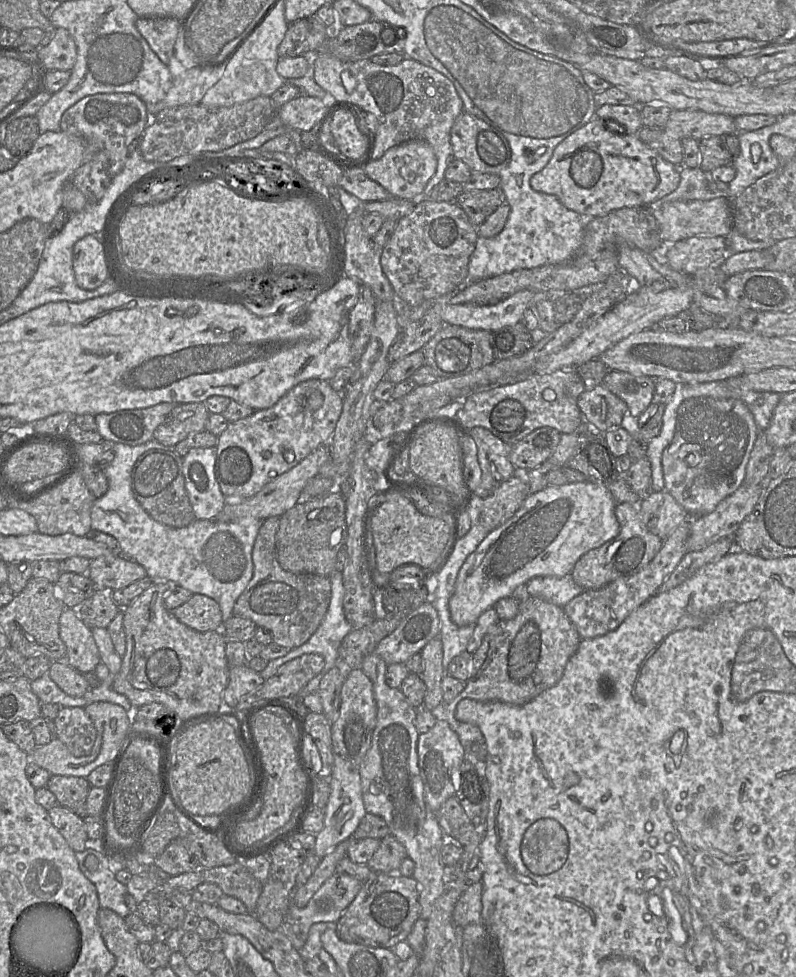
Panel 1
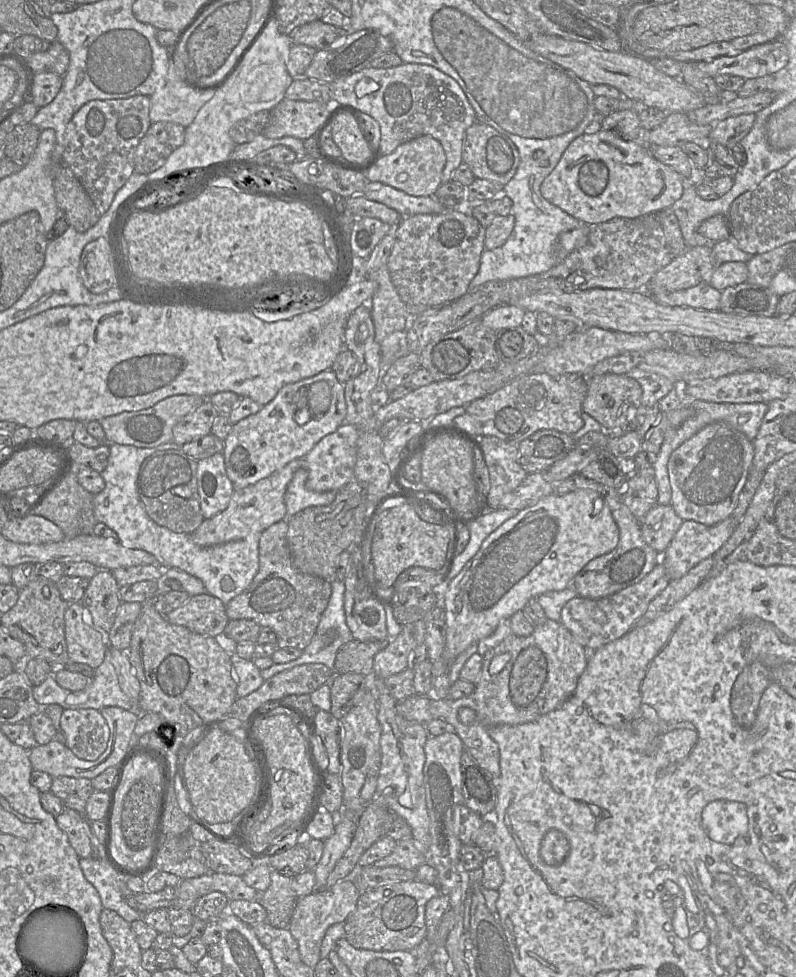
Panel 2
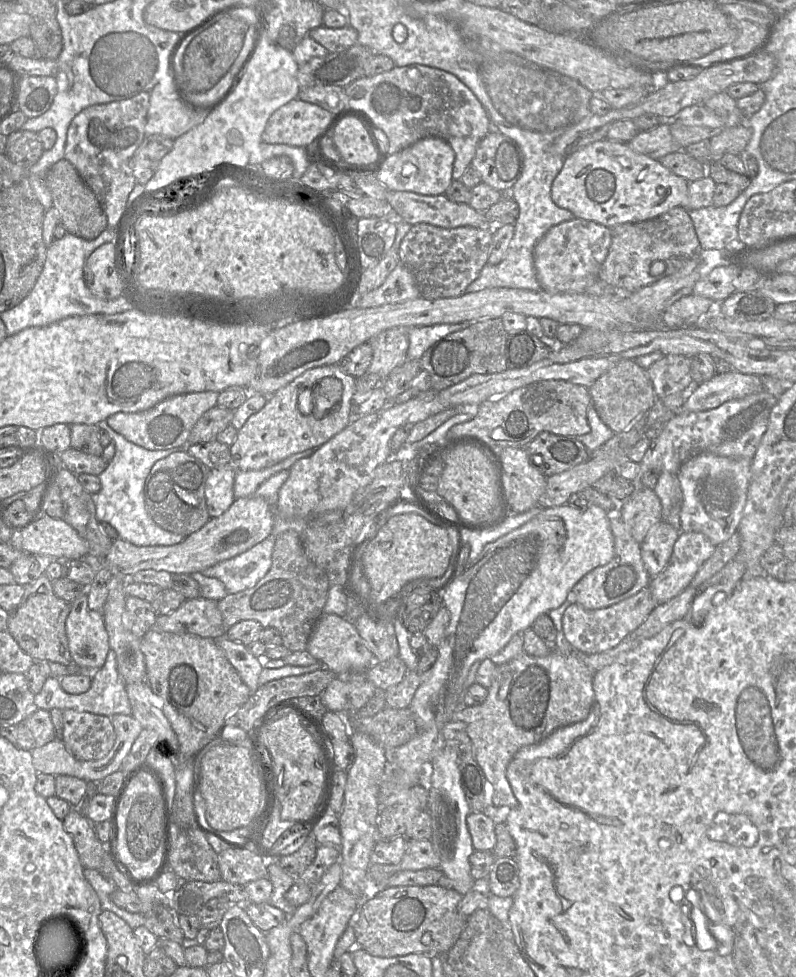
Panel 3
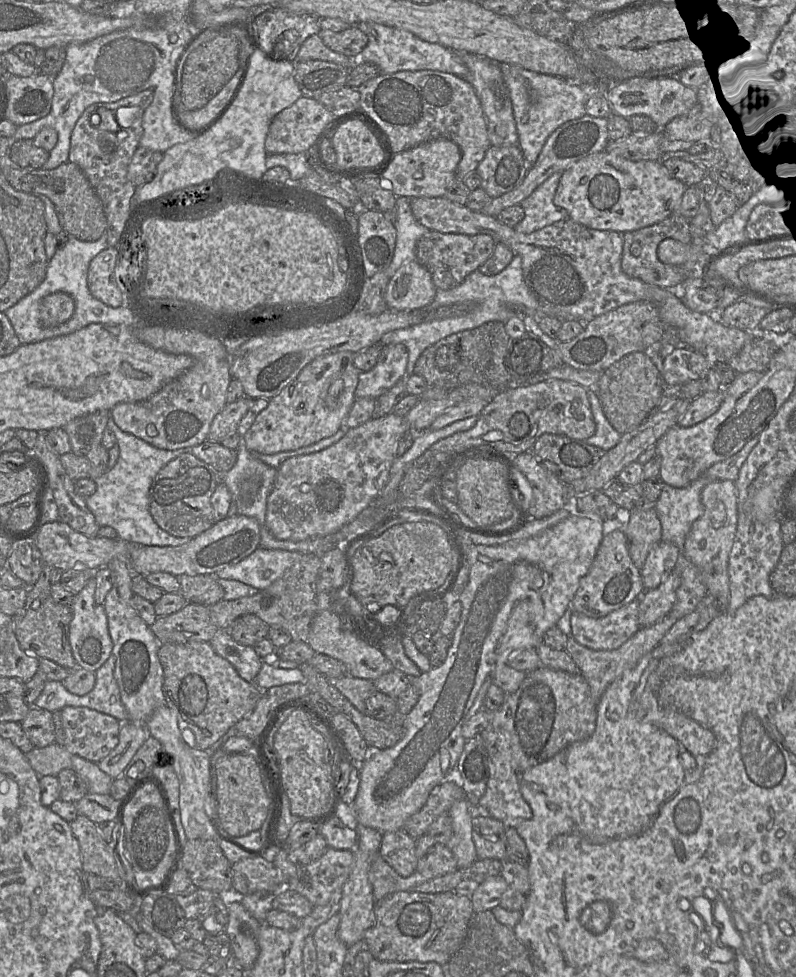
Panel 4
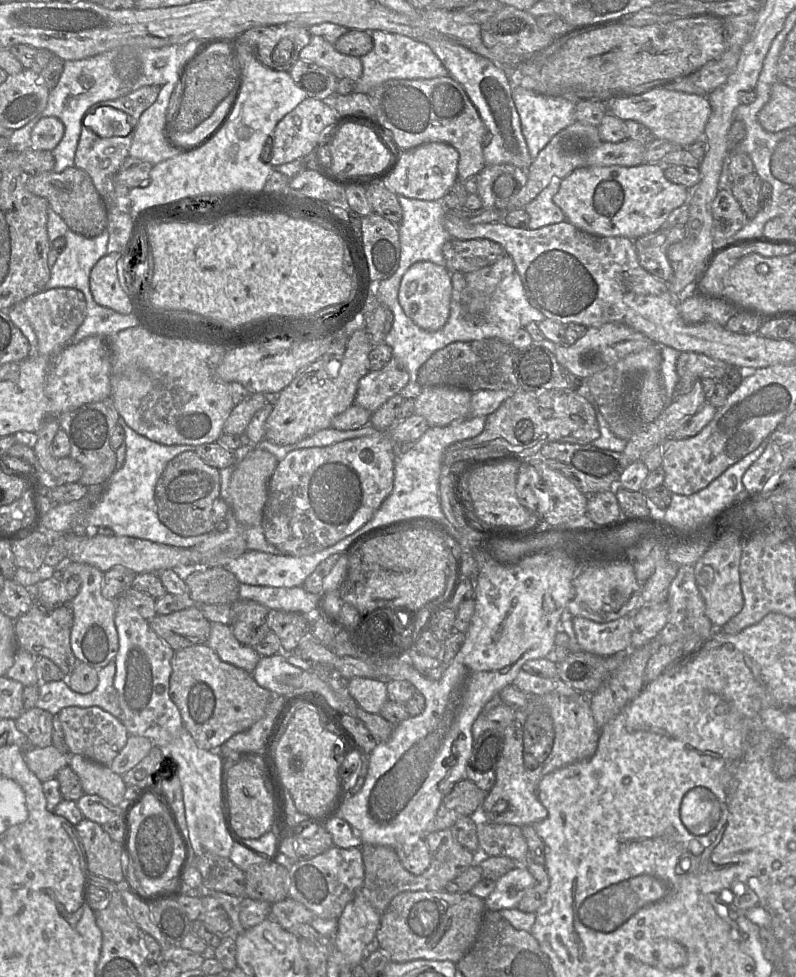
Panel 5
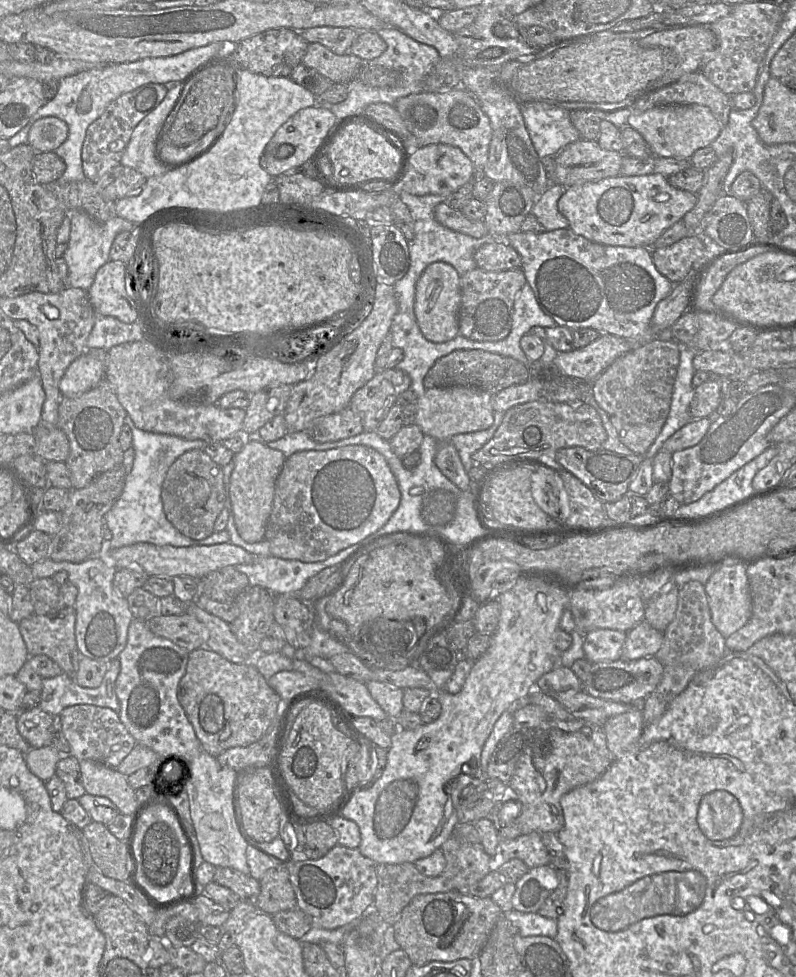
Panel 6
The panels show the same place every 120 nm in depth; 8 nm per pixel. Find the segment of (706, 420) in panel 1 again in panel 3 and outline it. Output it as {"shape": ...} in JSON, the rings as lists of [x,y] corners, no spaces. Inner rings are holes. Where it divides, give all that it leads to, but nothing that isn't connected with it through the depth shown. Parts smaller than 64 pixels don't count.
{"shape":[[[704,452],[681,466],[677,473],[682,489],[681,532],[702,533],[717,547],[737,531],[747,501],[751,460]]]}

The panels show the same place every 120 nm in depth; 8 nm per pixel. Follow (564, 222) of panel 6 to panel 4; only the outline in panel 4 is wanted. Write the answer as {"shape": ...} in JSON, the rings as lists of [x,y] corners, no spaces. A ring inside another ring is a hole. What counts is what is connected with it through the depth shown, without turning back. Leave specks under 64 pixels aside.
{"shape":[[[562,173],[551,175],[529,197],[520,203],[525,216],[514,227],[517,232],[529,234],[569,218],[568,212],[563,208],[557,207],[553,202],[561,175]]]}

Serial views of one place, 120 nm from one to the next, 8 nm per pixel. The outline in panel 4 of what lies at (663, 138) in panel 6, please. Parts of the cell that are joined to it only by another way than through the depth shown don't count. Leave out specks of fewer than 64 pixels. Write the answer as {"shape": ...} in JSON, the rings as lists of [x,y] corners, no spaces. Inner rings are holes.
{"shape":[[[640,80],[610,88],[606,93],[611,114],[630,119],[635,115],[651,118],[663,129],[674,118],[688,113],[699,104],[699,93],[686,87],[679,80]]]}

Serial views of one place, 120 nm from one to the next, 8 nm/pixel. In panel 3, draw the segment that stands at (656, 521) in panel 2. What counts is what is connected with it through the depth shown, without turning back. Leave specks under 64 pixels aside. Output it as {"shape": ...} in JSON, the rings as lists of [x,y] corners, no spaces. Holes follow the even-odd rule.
{"shape":[[[664,519],[649,529],[641,544],[641,557],[651,577],[657,576],[668,564],[680,533],[680,528]]]}

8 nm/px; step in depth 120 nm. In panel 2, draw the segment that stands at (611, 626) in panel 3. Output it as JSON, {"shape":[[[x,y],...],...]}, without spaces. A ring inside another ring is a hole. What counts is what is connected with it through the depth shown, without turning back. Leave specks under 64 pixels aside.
{"shape":[[[660,560],[641,581],[610,596],[589,599],[576,597],[569,600],[561,611],[561,623],[584,646],[597,650],[603,645],[624,636],[647,611],[650,602],[670,582],[666,569]]]}

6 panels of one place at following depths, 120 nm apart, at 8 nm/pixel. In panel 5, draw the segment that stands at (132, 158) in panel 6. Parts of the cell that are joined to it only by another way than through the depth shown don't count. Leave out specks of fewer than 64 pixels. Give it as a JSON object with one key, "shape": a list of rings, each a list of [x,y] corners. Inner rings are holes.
{"shape":[[[176,85],[161,86],[155,102],[141,114],[134,130],[129,156],[155,165],[179,155],[178,150],[168,146],[163,137],[168,106]]]}

